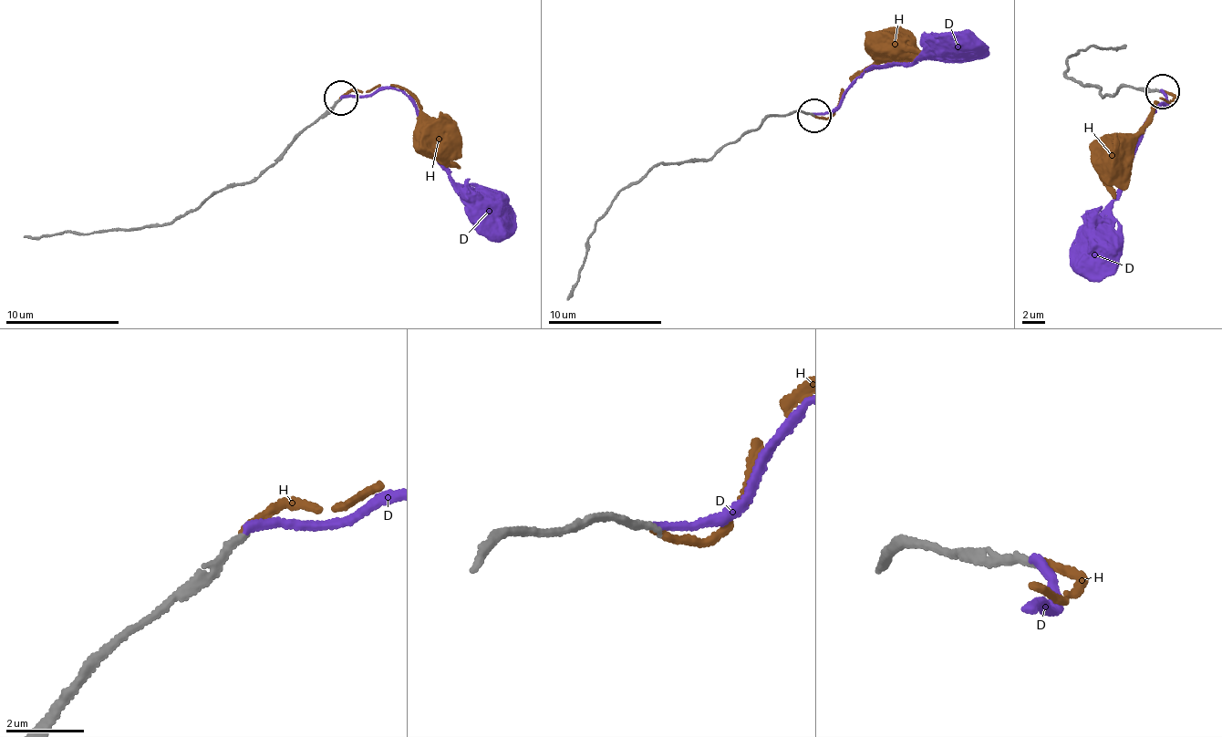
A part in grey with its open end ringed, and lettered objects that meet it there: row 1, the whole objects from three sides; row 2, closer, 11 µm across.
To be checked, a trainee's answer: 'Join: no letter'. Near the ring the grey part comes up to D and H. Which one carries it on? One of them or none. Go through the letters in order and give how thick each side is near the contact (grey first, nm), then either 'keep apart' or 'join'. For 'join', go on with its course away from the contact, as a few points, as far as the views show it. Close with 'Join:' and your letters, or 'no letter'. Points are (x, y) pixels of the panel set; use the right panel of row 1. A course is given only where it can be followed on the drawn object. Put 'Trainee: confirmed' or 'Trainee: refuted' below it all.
D: calibres 180 and 220 nm; keep apart
H: calibres 180 and 200 nm; join; course (1161, 91), (1173, 99), (1161, 98), (1146, 127), (1124, 150), (1115, 156)
Join: H
Trainee: refuted

